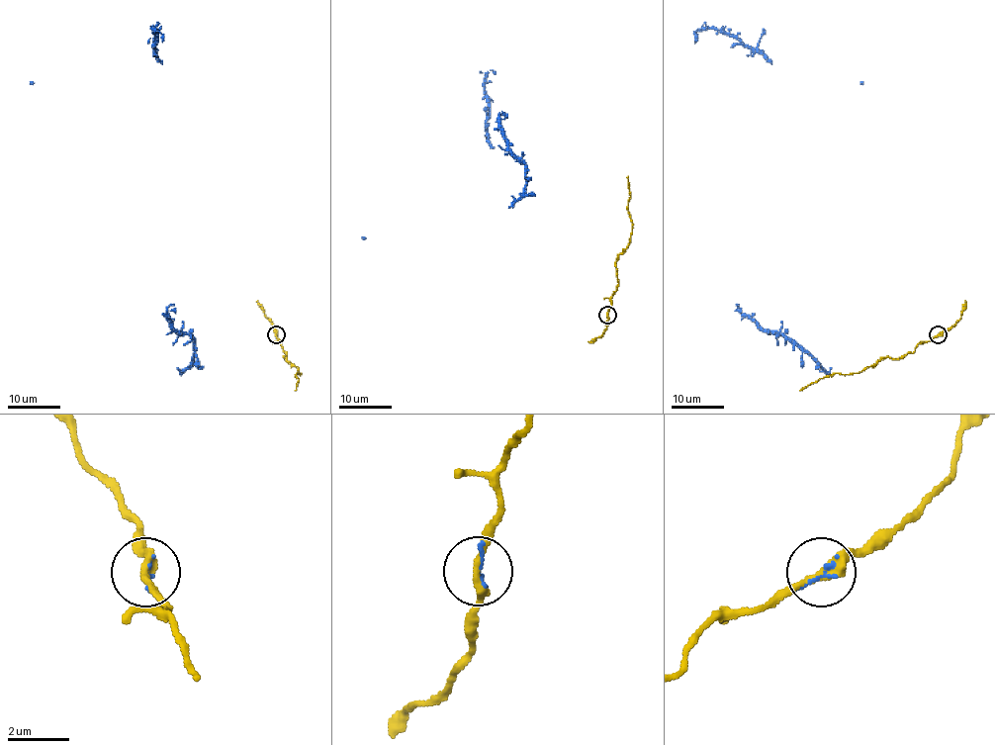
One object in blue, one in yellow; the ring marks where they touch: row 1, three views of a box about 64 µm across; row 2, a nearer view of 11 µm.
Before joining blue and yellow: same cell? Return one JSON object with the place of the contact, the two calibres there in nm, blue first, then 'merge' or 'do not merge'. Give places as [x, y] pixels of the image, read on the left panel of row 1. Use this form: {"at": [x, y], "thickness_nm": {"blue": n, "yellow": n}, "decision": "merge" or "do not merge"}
{"at": [276, 334], "thickness_nm": {"blue": 110, "yellow": 300}, "decision": "merge"}

